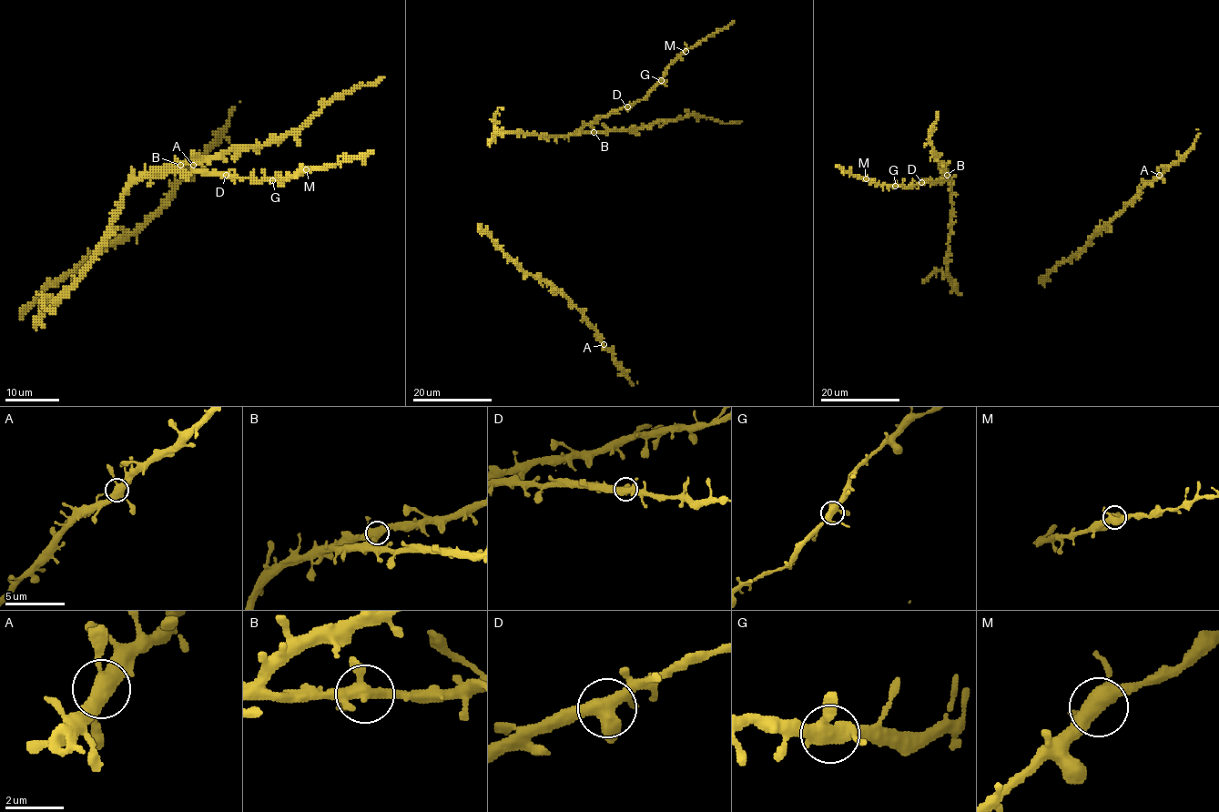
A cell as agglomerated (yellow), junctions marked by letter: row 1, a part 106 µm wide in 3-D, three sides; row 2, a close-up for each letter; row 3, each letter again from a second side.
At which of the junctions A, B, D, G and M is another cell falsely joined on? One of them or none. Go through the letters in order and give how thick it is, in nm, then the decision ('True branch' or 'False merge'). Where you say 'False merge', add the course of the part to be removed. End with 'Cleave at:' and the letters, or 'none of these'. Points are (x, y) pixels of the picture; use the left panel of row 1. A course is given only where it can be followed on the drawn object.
A: Thickness 440 nm. True branch
B: Thickness 460 nm. True branch
D: Thickness 460 nm. True branch
G: Thickness 480 nm. True branch
M: Thickness 460 nm. True branch
Cleave at: none of these

